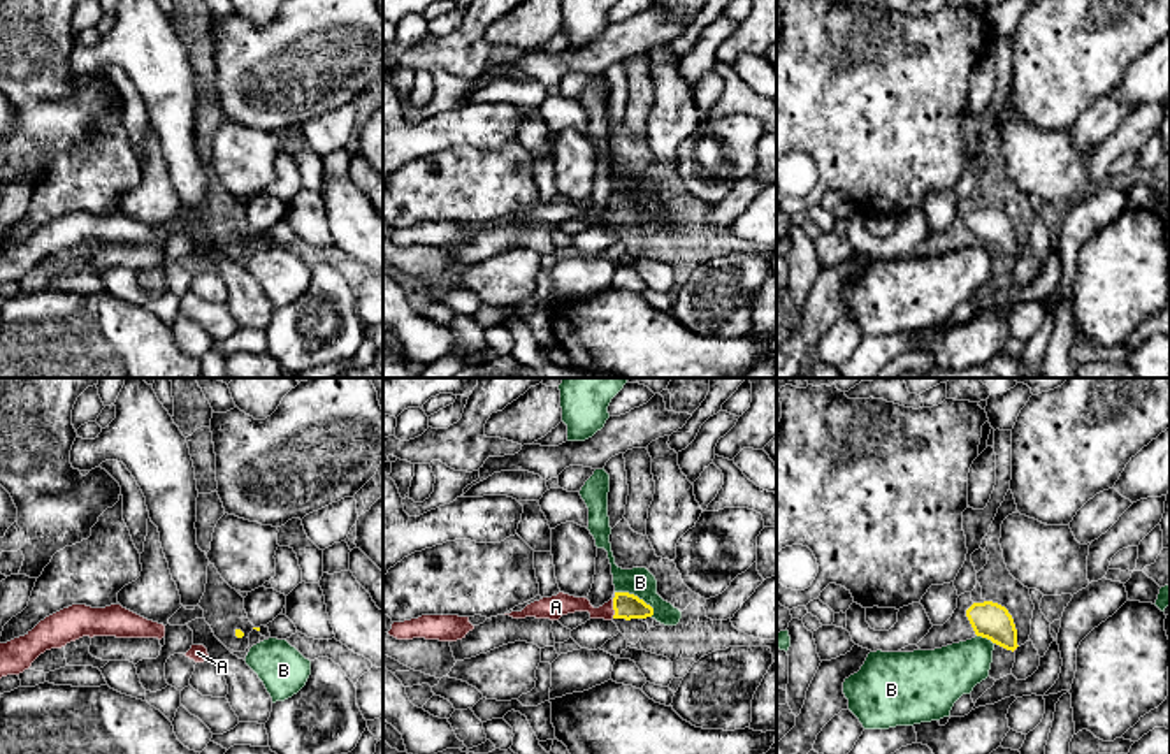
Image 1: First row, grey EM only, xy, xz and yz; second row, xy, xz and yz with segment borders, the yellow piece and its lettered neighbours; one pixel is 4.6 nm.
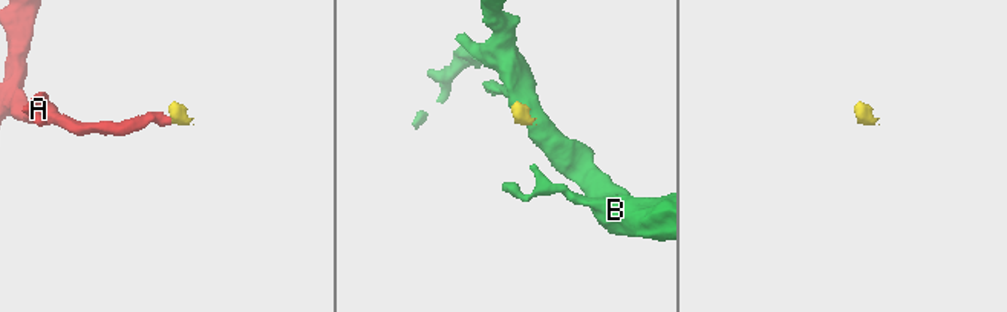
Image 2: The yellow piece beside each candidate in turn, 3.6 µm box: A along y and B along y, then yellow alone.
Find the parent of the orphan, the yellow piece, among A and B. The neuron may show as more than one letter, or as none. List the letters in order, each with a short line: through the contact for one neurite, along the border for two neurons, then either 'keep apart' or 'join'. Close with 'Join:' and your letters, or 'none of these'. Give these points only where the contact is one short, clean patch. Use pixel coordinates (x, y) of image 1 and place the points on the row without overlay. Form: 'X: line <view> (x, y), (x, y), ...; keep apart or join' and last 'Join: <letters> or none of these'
A: line xz (626, 211), (613, 215), (559, 211); join
B: line xz (615, 197), (636, 201), (654, 220); keep apart
Join: A

